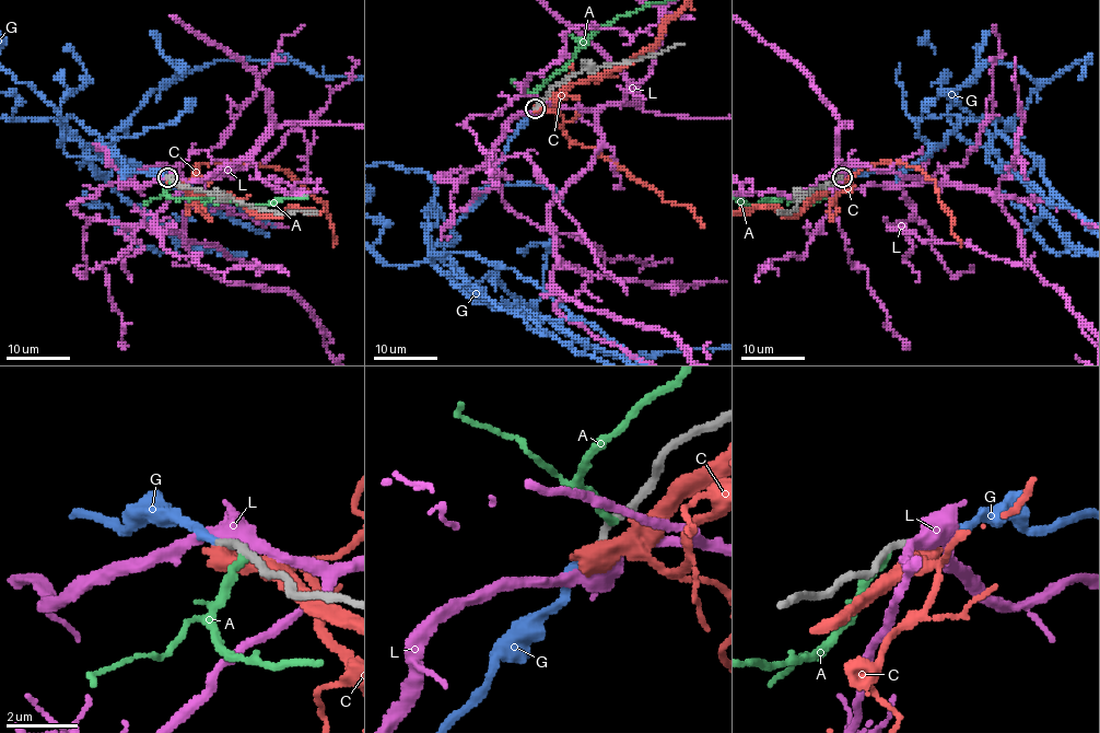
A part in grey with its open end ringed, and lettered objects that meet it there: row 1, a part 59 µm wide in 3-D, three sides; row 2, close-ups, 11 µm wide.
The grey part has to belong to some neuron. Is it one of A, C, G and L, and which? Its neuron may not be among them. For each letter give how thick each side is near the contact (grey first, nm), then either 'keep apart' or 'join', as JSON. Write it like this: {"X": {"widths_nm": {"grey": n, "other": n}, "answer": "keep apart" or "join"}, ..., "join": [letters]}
{"A": {"widths_nm": {"grey": 200, "other": 220}, "answer": "keep apart"}, "C": {"widths_nm": {"grey": 240, "other": 650}, "answer": "keep apart"}, "G": {"widths_nm": {"grey": 200, "other": 200}, "answer": "join"}, "L": {"widths_nm": {"grey": 240, "other": 400}, "answer": "keep apart"}, "join": ["G"]}

